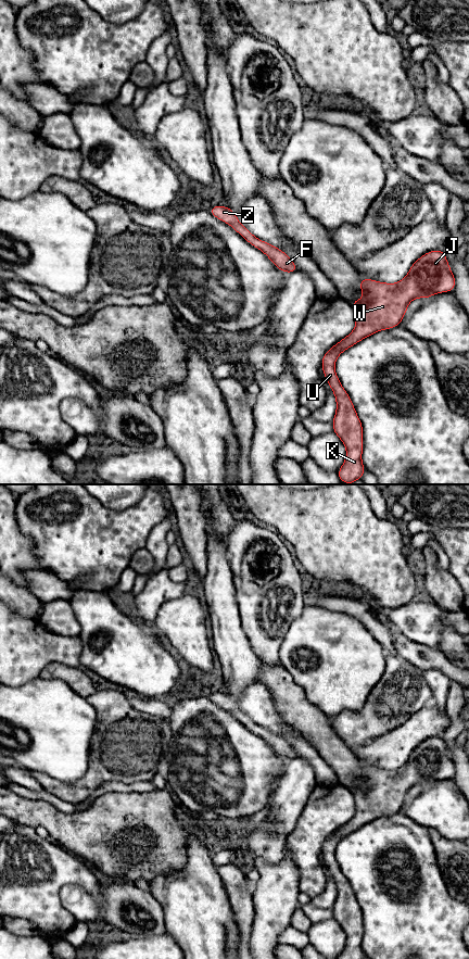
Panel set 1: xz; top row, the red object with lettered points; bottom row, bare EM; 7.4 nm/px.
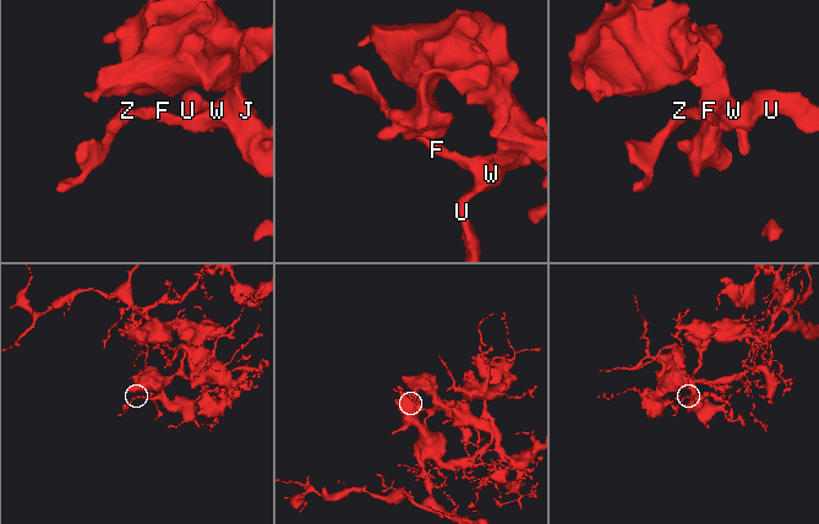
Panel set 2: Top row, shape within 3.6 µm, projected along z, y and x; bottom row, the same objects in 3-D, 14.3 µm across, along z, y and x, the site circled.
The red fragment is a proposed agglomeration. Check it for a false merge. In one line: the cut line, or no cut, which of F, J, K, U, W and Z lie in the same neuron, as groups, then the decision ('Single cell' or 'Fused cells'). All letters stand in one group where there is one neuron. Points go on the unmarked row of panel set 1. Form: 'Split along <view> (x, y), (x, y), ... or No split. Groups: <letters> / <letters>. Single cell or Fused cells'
No split. Groups: F J K U W Z. Single cell

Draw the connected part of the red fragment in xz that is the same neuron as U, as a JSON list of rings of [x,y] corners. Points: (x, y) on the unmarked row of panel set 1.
[[[443,736],[424,740],[411,752],[406,764],[396,770],[369,765],[360,768],[359,775],[365,783],[351,790],[356,803],[355,815],[329,835],[321,848],[326,867],[337,886],[333,918],[346,934],[346,945],[338,959],[366,957],[362,948],[363,911],[335,860],[338,843],[366,823],[401,811],[408,791],[414,785],[427,785],[436,780],[454,778],[455,771],[456,767]]]

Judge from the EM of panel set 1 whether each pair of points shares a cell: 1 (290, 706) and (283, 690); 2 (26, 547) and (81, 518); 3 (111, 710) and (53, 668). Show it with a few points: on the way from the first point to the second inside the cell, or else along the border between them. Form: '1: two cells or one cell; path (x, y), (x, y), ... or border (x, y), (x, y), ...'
1: one cell; path (290, 702), (287, 694)
2: two cells; border (17, 524), (33, 539), (34, 553), (43, 567)
3: two cells; border (96, 690), (86, 697)

